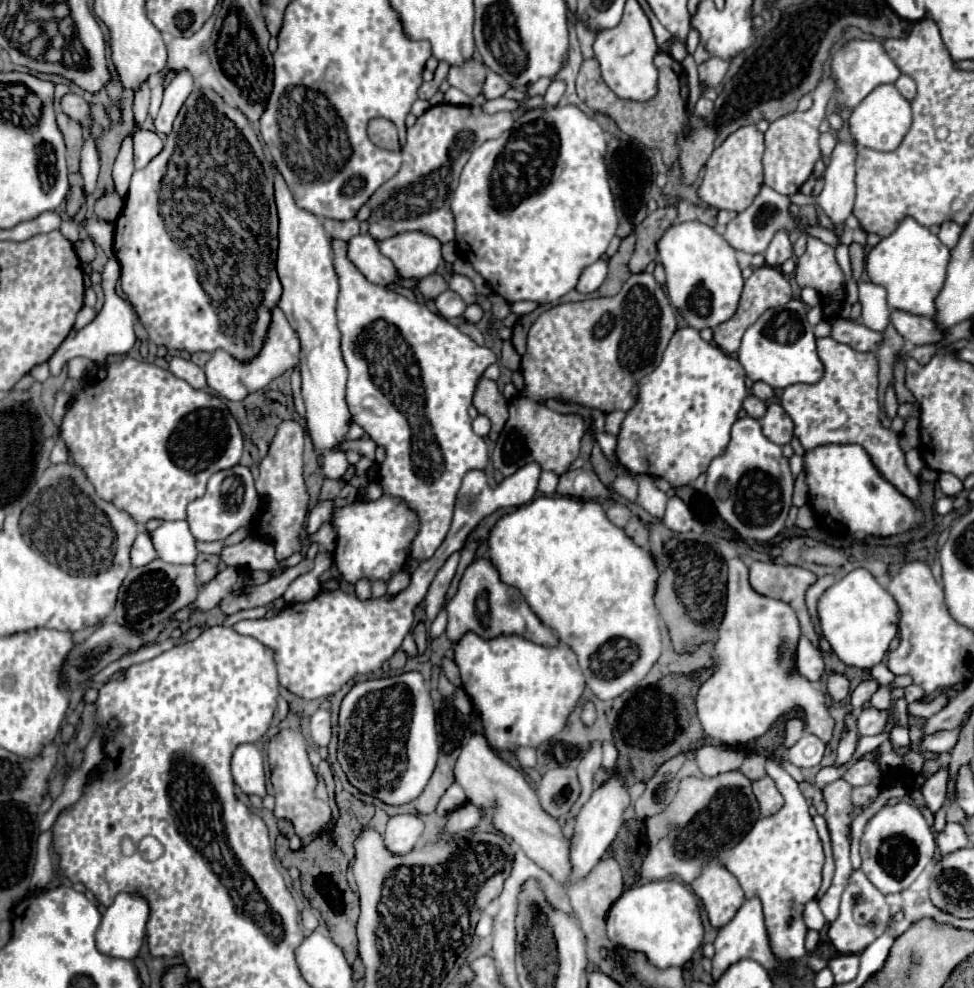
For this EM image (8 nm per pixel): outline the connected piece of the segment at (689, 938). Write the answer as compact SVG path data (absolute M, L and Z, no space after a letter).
M635 883L611 905L607 913L607 937L619 947L643 953L657 969L683 967L691 961L703 941L703 923L697 899L685 883Z

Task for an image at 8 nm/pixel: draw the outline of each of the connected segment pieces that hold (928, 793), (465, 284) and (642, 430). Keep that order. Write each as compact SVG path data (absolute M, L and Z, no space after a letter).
M943 767L939 769L935 775L931 775L925 785L921 787L921 793L925 797L925 803L927 807L937 813L937 809L941 807L943 799L945 799L945 793L947 793L947 779L949 779L949 767Z
M453 275L453 277L449 279L449 289L455 291L457 295L461 295L461 299L463 299L467 305L469 305L469 303L475 303L475 299L477 299L477 293L475 293L473 283L471 283L467 277L463 277L463 275Z
M693 327L677 329L663 353L663 361L639 383L637 403L627 413L617 435L617 457L635 473L663 477L671 483L671 487L687 485L705 473L709 463L723 453L729 443L731 425L737 421L737 413L747 395L745 369L735 357L725 355L715 343L705 343L699 337L699 331L693 331Z

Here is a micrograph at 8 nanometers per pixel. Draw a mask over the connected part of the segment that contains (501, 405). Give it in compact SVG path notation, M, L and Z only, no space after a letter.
M481 377L477 383L477 391L473 395L473 405L481 415L487 415L493 423L489 439L495 441L507 423L507 399L499 393L497 383Z

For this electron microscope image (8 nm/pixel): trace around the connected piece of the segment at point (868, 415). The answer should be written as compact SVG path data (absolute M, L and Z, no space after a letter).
M833 337L817 339L817 353L825 365L825 375L813 385L791 385L781 395L781 407L793 419L794 435L809 451L827 443L857 443L861 445L881 475L891 481L903 495L917 501L919 479L905 465L905 453L899 445L899 435L885 429L879 419L877 399L877 357L875 353L859 353Z

